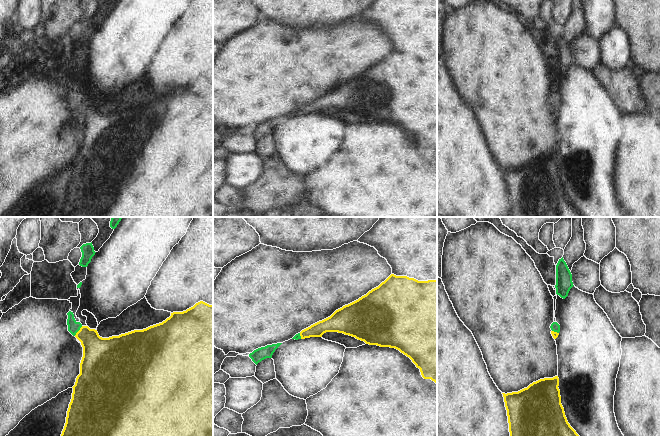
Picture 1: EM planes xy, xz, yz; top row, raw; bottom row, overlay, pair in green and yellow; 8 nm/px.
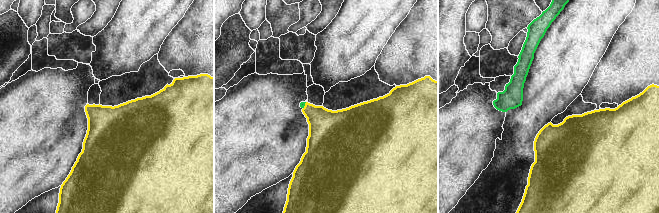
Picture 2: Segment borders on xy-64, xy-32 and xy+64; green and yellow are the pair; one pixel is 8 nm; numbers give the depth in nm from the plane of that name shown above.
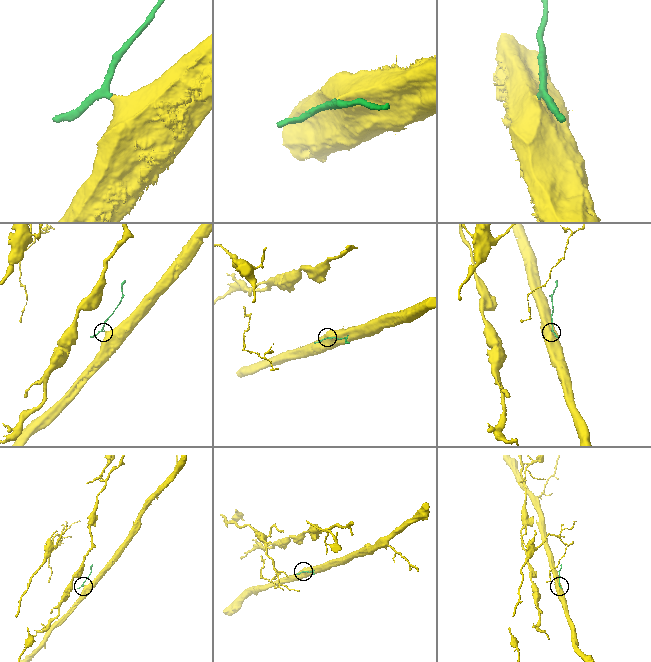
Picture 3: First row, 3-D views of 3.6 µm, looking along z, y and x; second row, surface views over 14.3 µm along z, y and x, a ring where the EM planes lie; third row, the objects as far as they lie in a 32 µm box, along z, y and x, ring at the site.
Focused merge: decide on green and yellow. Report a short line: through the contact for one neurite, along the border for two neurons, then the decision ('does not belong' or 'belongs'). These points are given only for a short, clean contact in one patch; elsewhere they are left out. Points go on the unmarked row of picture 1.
line xy (73, 103), (78, 106), (99, 129); belongs

